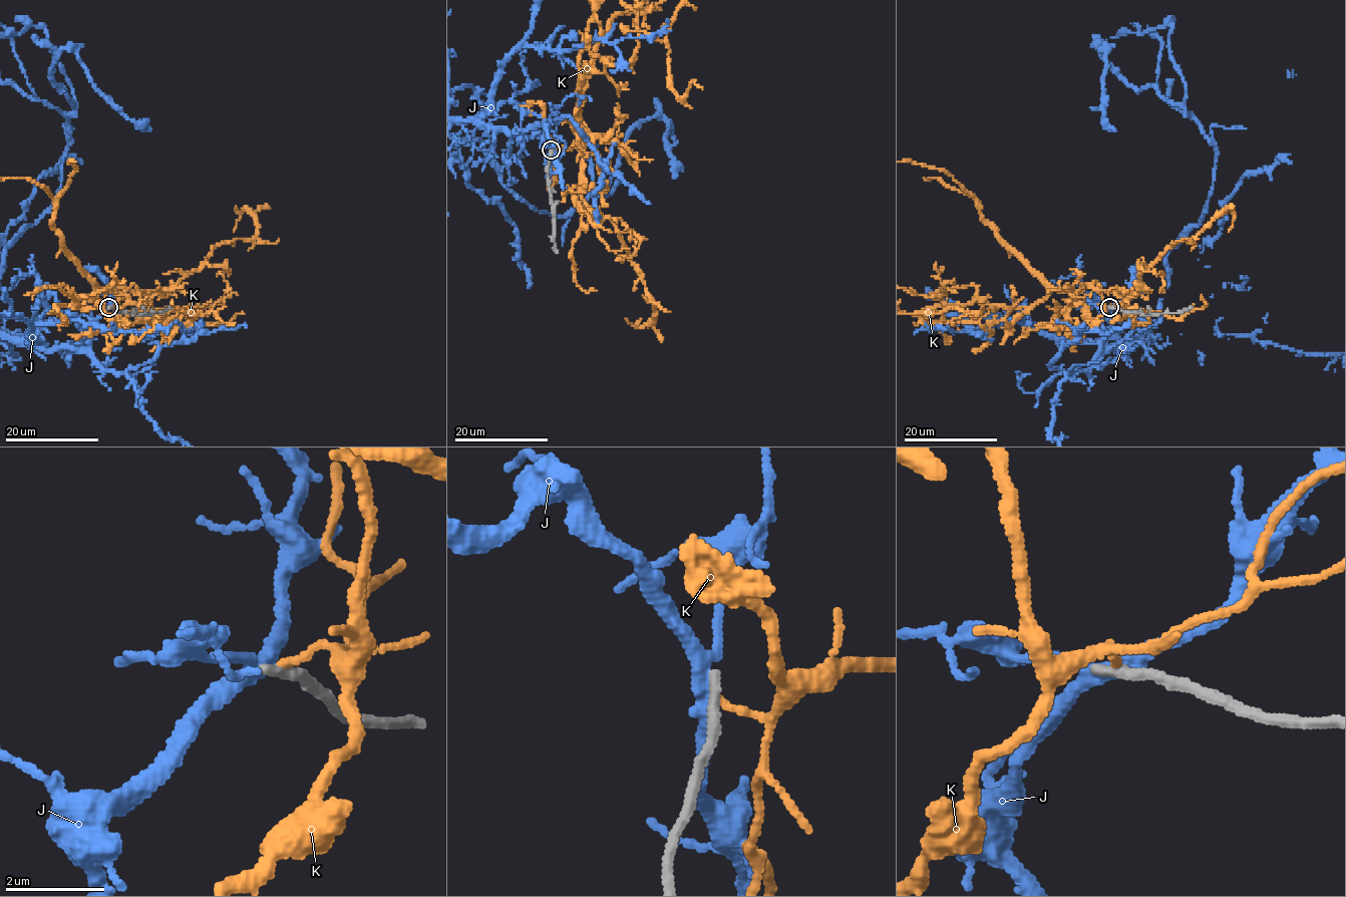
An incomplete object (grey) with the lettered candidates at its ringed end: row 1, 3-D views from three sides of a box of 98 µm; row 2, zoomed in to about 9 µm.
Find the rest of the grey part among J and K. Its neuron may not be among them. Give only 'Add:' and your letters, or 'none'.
Add: none

